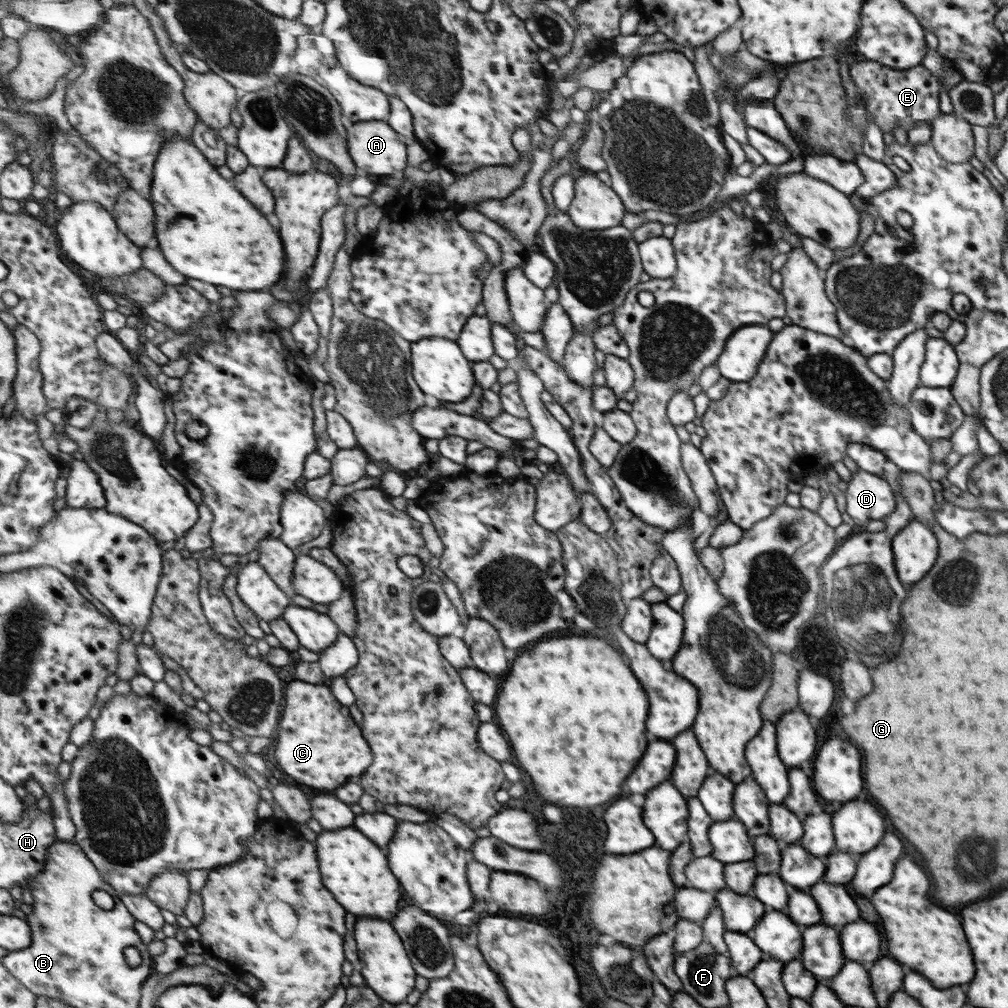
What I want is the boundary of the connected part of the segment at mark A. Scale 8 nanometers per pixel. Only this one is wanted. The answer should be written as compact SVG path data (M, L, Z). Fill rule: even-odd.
M387 120L359 122L349 126L349 150L359 168L375 179L380 176L400 175L407 168L407 143Z

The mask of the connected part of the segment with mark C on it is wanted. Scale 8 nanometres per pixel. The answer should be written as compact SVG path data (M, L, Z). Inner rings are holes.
M297 678L288 686L287 708L281 718L279 744L275 750L277 762L281 758L281 768L301 784L327 790L335 790L351 778L367 772L373 764L371 746L349 708L333 696L332 688L307 684Z

